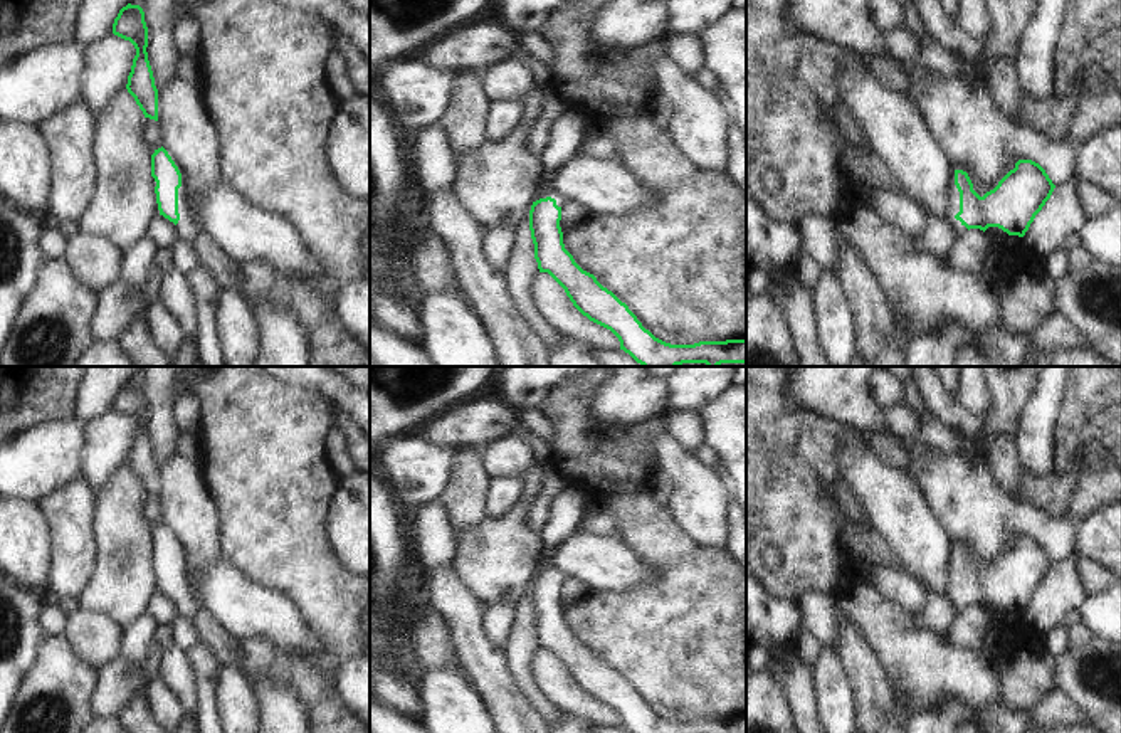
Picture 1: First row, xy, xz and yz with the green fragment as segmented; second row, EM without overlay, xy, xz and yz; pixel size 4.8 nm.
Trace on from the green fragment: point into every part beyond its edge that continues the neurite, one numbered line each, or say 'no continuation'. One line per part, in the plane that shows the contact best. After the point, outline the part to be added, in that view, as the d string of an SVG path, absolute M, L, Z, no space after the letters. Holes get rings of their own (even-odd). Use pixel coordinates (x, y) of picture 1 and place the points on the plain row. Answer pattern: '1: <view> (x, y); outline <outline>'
1: xy (185, 606); outline M182 563L178 565L178 590L180 590L180 597L176 600L178 615L185 620L193 622L198 607L195 605L193 599L187 592L185 583L182 580Z

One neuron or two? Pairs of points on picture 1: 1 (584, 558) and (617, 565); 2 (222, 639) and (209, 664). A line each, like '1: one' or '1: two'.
1: one
2: two

